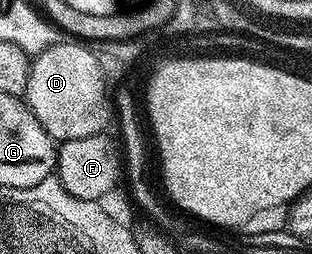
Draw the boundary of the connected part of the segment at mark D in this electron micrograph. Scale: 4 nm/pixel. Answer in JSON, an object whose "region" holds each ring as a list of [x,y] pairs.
{"region":[[[51,44],[47,49],[35,54],[26,94],[28,108],[56,143],[105,132],[109,128],[108,105],[110,109],[110,91],[108,95],[104,69],[100,66],[101,58],[95,53],[96,58],[88,50],[91,48],[83,44],[60,44]]]}

